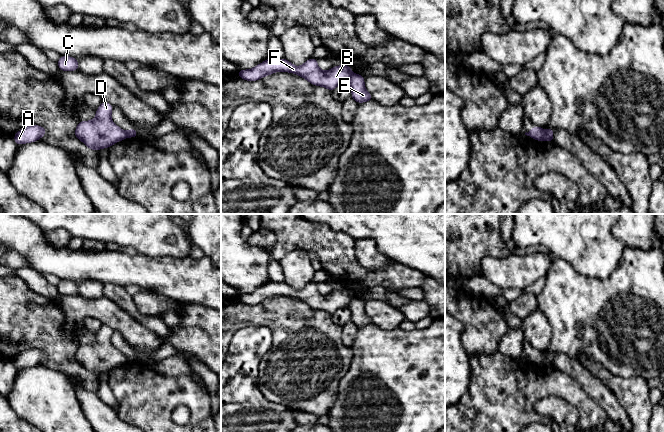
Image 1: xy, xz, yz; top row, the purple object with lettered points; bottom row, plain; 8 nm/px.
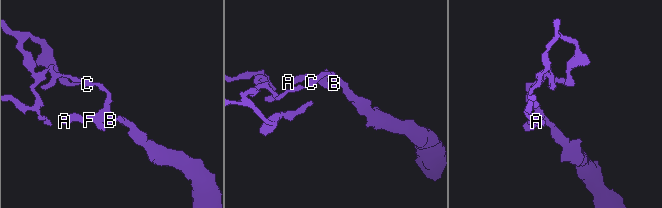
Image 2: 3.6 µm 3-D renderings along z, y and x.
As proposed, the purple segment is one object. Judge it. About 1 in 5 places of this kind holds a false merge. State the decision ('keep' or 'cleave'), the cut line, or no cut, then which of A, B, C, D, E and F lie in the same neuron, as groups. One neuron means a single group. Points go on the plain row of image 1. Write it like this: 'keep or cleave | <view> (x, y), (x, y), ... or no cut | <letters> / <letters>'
cleave | xz (352, 297), (347, 305) | A B C D F / E

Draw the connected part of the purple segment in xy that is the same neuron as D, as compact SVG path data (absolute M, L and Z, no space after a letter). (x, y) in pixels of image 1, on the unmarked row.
M103 325L97 332L93 344L78 347L74 360L91 374L109 372L118 365L126 363L127 356L111 344L112 333L110 327Z

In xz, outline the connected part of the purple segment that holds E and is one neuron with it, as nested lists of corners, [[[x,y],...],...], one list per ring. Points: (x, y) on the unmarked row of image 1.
[[[352,298],[348,307],[352,312],[351,322],[358,328],[372,324],[371,318],[365,313],[365,301],[360,298]]]

